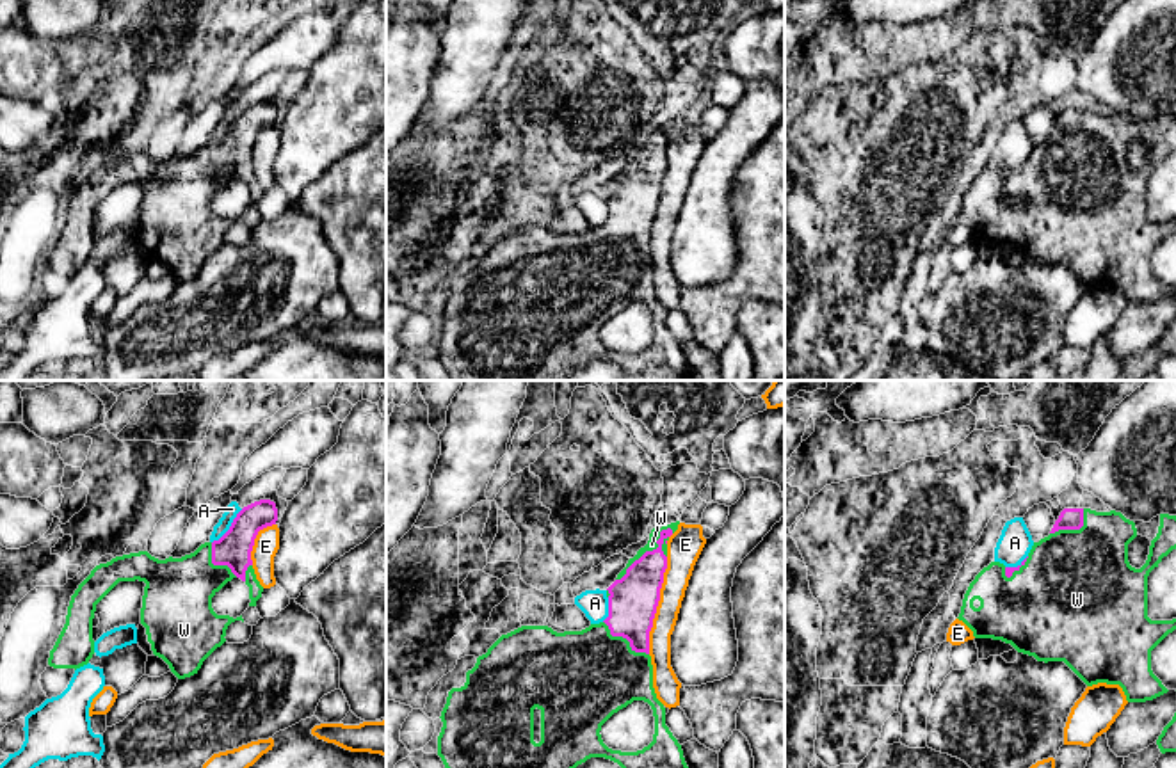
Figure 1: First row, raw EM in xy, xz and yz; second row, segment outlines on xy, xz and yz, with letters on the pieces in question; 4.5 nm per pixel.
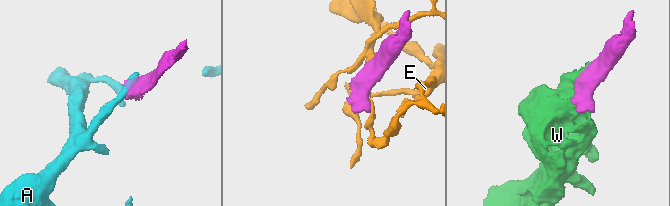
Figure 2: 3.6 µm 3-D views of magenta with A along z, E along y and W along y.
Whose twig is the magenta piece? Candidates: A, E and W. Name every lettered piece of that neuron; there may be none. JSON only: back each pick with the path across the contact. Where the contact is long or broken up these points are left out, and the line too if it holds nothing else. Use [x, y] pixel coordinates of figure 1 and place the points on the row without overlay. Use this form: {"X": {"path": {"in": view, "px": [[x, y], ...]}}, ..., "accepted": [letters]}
{"accepted": ["W"]}

